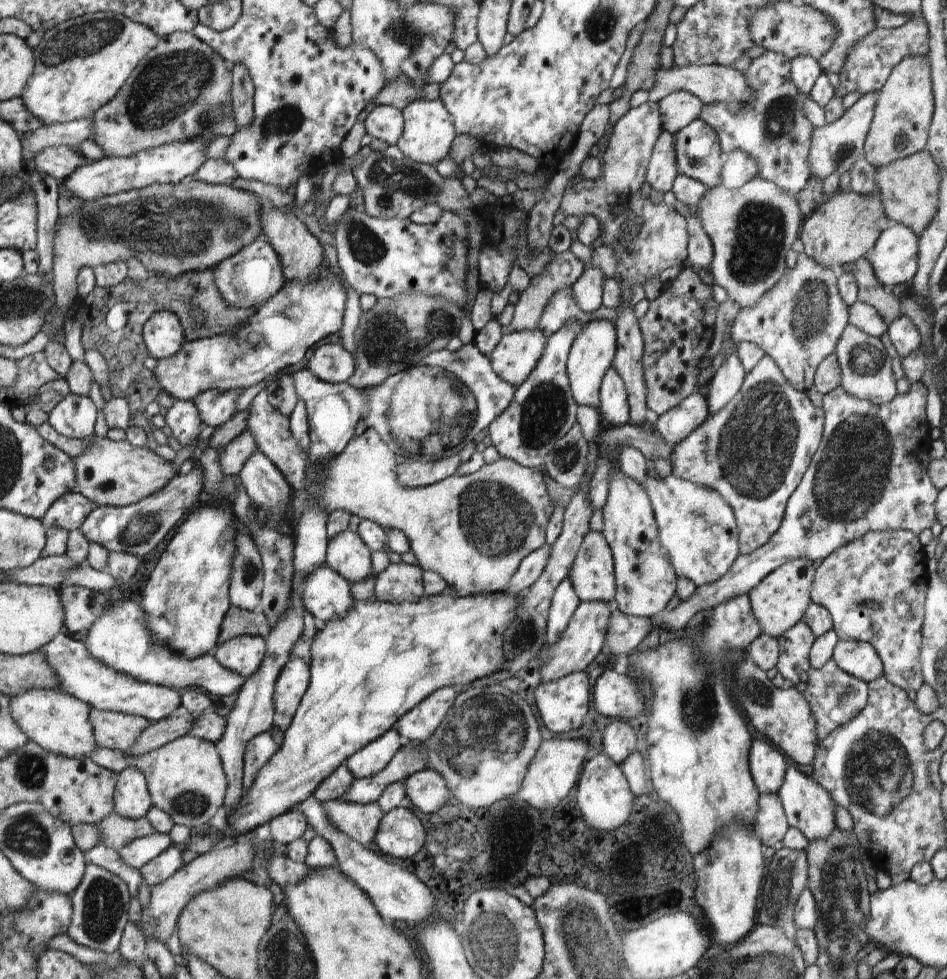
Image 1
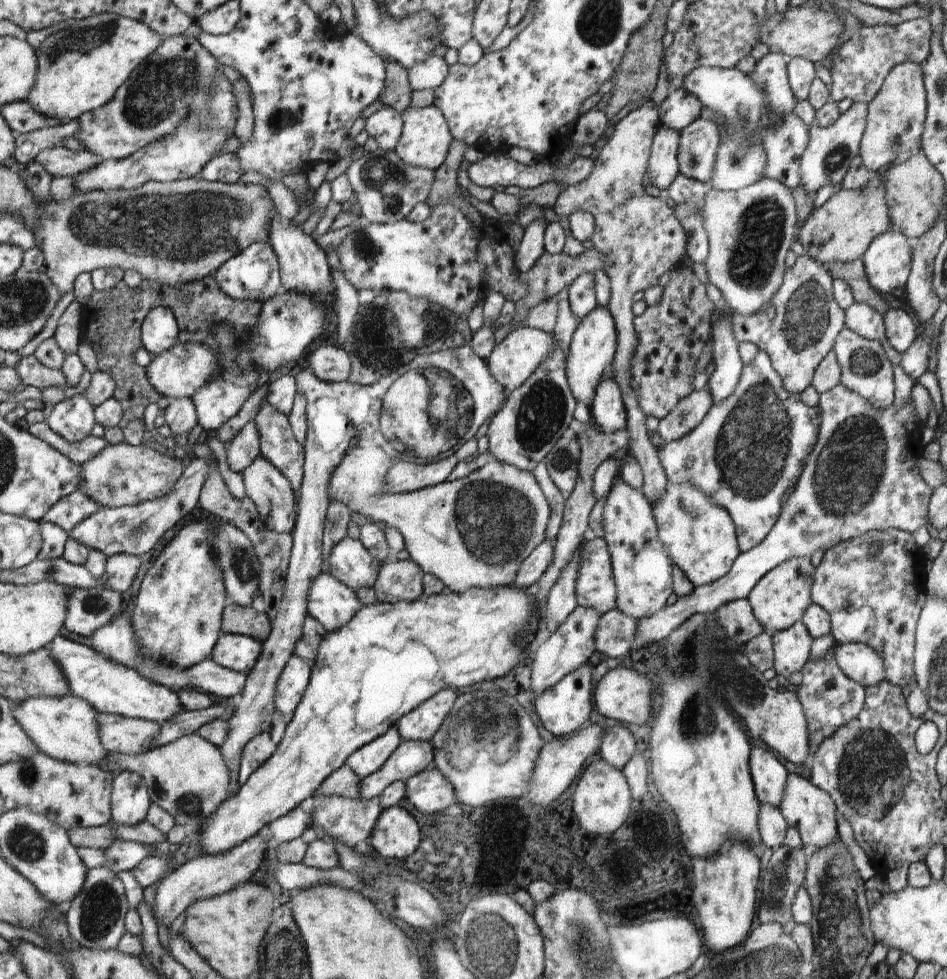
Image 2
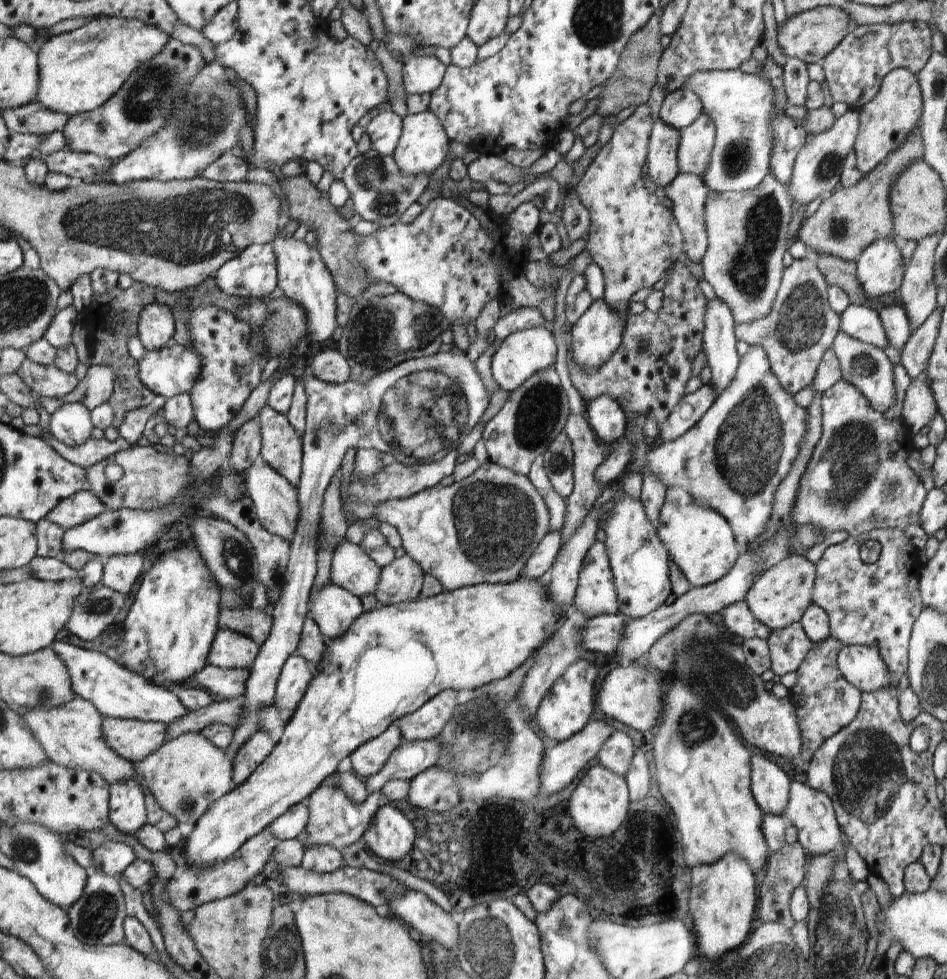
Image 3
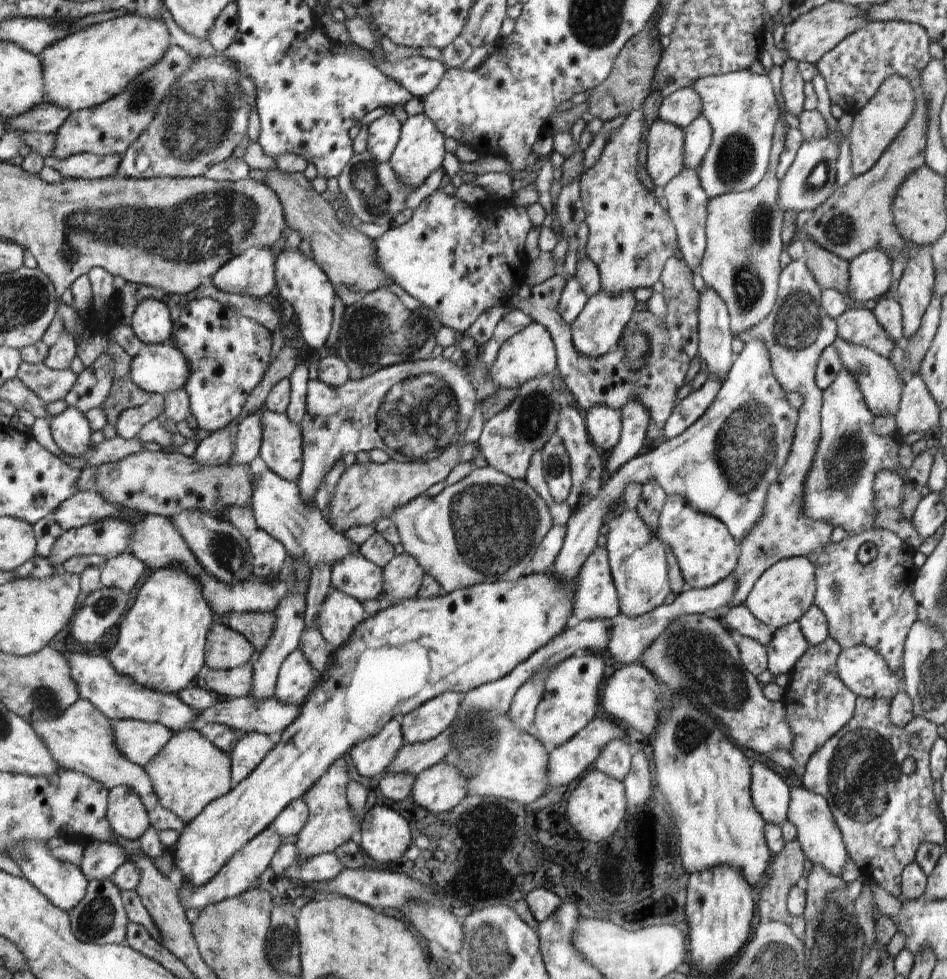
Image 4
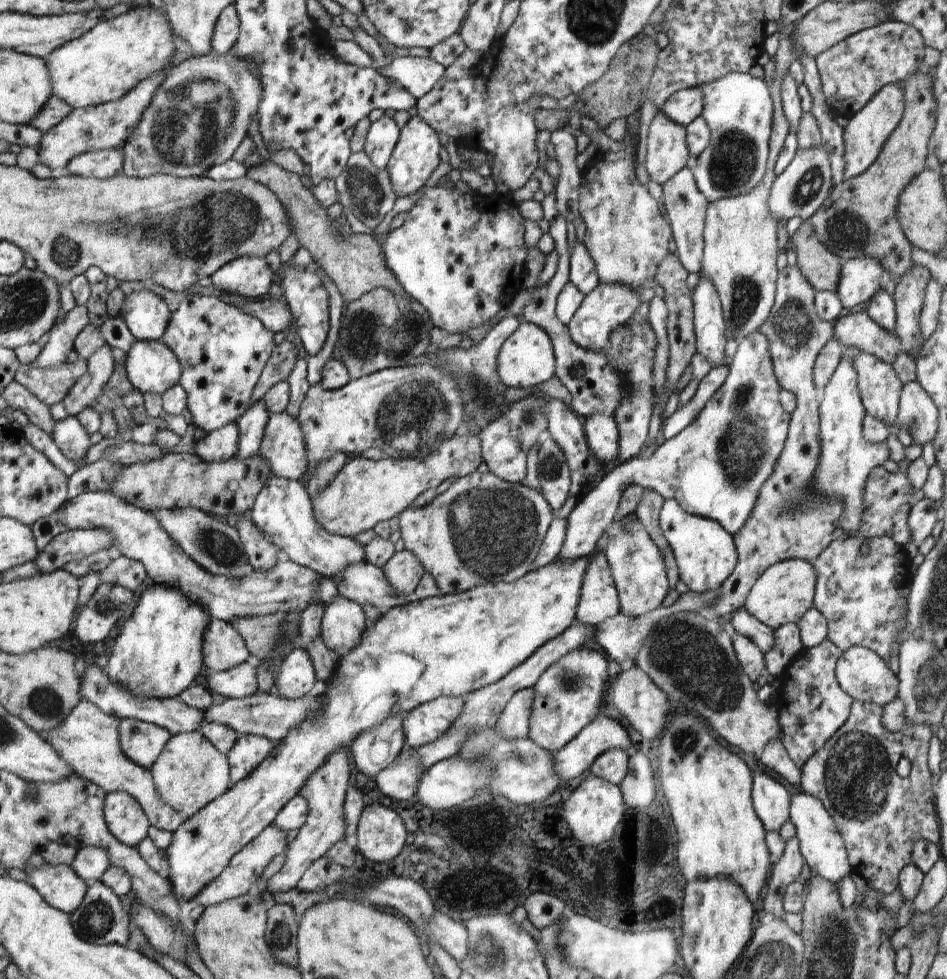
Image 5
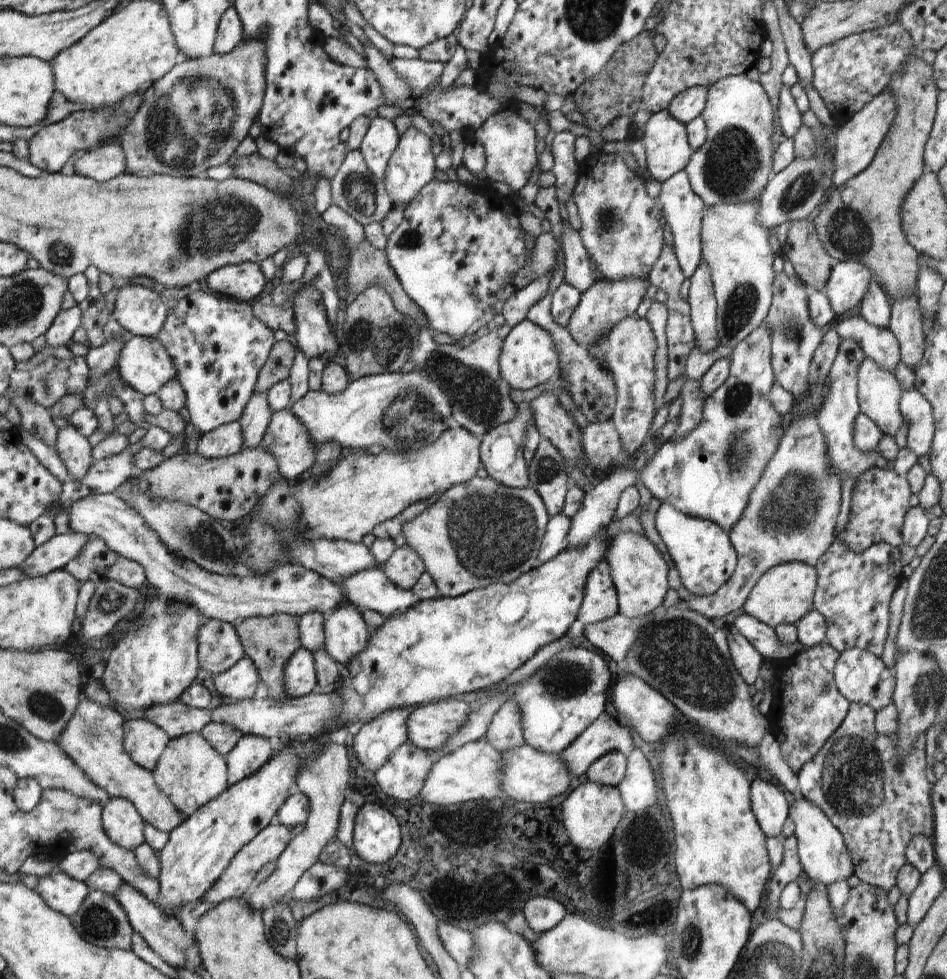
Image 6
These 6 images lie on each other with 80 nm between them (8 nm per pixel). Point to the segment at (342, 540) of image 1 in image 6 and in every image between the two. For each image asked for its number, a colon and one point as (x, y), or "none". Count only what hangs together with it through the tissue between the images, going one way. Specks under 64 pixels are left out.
2: (349, 561)
3: (352, 569)
4: (355, 575)
5: (364, 583)
6: (371, 589)

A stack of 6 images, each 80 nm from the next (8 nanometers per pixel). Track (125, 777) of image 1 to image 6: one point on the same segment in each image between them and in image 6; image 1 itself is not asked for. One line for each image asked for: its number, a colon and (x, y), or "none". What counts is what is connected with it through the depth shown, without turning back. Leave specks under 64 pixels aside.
2: (131, 800)
3: (128, 814)
4: (128, 817)
5: (126, 819)
6: (122, 821)

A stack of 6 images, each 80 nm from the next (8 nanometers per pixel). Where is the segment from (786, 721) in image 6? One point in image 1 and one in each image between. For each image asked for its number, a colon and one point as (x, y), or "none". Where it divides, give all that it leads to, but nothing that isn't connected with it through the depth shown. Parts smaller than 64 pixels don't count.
1: (835, 697)
2: (829, 699)
3: (824, 701)
4: (818, 705)
5: (813, 706)

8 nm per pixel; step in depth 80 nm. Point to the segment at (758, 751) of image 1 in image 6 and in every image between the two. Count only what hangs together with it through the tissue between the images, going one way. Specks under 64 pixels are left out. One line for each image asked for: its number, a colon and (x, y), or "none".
2: (769, 776)
3: (769, 784)
4: (770, 794)
5: (771, 800)
6: (770, 806)

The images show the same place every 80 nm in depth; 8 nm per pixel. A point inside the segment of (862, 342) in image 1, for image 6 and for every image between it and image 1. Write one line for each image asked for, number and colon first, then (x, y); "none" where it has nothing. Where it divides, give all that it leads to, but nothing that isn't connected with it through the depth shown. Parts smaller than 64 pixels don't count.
2: (865, 368)
3: (865, 366)
4: (878, 380)
5: (880, 389)
6: (878, 391)

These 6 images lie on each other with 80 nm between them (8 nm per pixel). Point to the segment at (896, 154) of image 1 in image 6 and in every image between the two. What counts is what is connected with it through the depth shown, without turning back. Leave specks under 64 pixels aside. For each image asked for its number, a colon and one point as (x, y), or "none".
2: (895, 116)
3: (884, 123)
4: (873, 129)
5: (864, 136)
6: (857, 141)

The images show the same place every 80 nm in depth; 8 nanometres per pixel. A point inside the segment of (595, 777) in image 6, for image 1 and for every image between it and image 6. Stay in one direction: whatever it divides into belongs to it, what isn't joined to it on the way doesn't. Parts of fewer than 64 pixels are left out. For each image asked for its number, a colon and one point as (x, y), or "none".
1: (618, 738)
2: (618, 746)
3: (616, 753)
4: (615, 760)
5: (612, 765)

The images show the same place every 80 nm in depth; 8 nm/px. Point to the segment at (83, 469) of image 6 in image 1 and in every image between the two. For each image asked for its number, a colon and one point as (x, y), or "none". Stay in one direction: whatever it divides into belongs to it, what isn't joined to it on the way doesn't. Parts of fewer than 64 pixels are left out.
1: (74, 416)
2: (73, 418)
3: (71, 424)
4: (71, 431)
5: (69, 435)

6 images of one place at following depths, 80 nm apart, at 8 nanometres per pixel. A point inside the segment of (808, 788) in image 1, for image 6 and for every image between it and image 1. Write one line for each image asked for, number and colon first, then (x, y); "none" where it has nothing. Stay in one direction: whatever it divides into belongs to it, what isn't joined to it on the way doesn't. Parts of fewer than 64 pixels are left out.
2: (811, 810)
3: (810, 811)
4: (820, 838)
5: (822, 847)
6: (821, 848)

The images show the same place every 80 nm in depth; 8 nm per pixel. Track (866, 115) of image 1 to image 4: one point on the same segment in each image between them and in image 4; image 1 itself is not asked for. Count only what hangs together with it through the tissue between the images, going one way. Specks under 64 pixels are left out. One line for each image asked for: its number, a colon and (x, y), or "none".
2: (825, 160)
3: (816, 172)
4: (810, 180)

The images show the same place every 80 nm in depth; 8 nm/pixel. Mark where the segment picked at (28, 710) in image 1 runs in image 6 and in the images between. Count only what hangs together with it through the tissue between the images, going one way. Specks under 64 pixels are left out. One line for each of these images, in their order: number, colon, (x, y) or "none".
2: (66, 728)
3: (72, 736)
4: (82, 739)
5: (89, 740)
6: (93, 739)

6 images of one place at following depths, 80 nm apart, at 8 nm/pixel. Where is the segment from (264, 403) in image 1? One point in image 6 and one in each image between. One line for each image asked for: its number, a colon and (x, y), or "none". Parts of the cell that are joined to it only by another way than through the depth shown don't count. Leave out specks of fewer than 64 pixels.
2: (279, 445)
3: (281, 447)
4: (281, 448)
5: (283, 448)
6: (287, 440)

